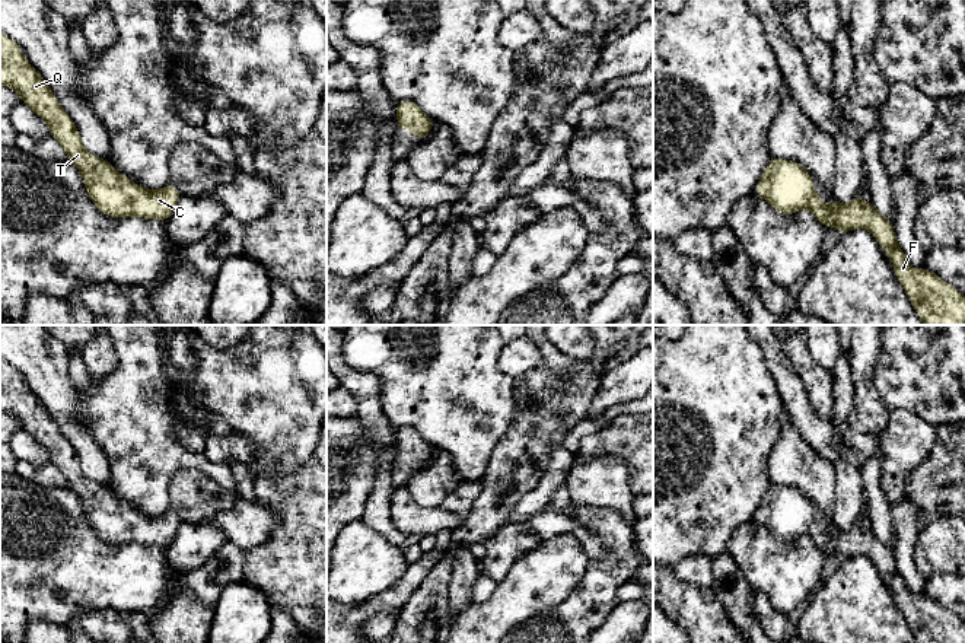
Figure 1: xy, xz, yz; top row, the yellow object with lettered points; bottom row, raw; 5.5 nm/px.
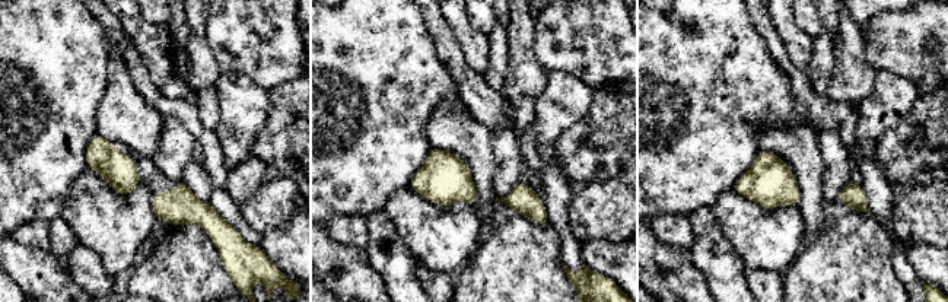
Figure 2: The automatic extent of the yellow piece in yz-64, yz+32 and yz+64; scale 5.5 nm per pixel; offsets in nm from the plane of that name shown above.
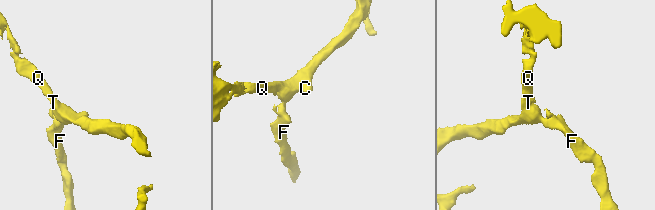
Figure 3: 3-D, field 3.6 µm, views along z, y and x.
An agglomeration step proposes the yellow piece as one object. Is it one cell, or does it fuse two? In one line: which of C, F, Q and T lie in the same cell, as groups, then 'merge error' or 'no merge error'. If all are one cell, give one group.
C F Q T | no merge error

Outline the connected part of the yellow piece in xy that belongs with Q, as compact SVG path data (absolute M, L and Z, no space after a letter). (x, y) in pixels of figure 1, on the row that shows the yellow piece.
M0 32L0 85L13 87L50 127L66 150L67 159L83 175L87 195L99 211L109 217L144 217L166 222L182 195L173 185L152 191L125 178L103 157L86 152L71 117L39 73L28 63L22 48Z

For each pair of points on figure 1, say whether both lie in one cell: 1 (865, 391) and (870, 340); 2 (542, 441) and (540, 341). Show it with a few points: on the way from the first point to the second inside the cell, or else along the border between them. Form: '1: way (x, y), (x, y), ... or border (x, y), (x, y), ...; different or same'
1: way (865, 378), (865, 353); same
2: way (570, 423), (575, 414), (575, 376), (567, 369); same

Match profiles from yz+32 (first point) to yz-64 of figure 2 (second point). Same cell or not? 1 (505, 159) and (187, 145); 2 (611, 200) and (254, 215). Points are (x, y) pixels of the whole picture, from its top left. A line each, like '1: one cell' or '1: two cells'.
1: one cell
2: one cell

